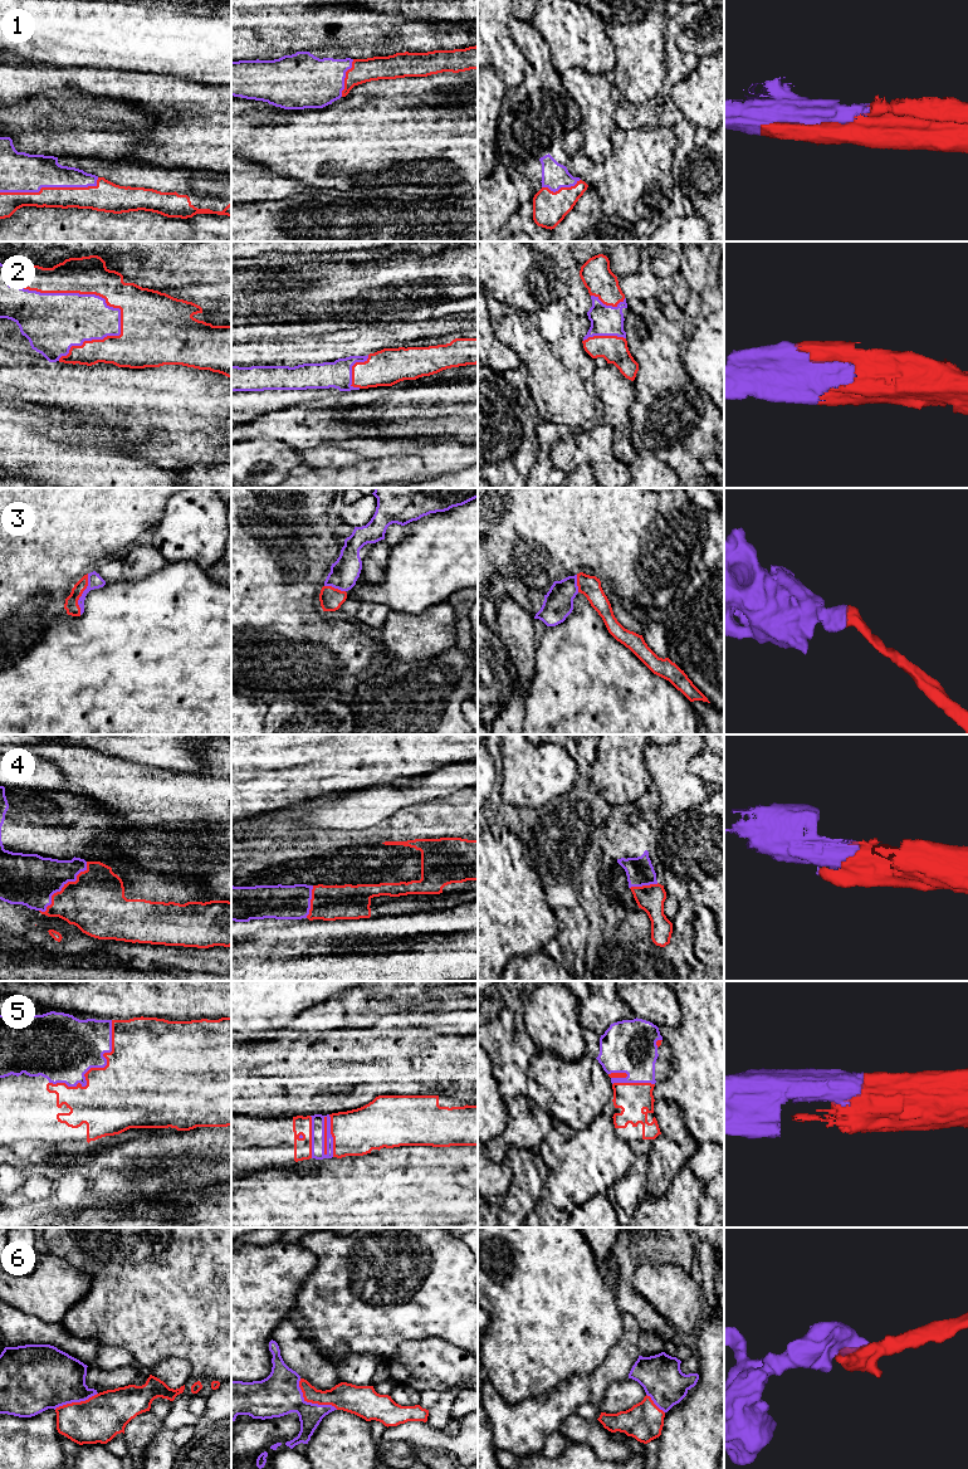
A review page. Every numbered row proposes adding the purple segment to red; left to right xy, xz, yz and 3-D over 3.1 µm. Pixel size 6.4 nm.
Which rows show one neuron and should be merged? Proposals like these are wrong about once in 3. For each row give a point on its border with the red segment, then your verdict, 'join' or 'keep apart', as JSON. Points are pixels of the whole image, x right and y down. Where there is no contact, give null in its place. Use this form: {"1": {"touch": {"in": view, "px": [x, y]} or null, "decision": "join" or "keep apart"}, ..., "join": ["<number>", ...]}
{"1": {"touch": {"in": "xy", "px": [50, 188]}, "decision": "join"}, "2": {"touch": {"in": "xy", "px": [69, 292]}, "decision": "join"}, "3": {"touch": {"in": "xy", "px": [82, 593]}, "decision": "join"}, "4": {"touch": {"in": "xy", "px": [63, 887]}, "decision": "join"}, "5": {"touch": {"in": "xy", "px": [96, 1068]}, "decision": "join"}, "6": {"touch": {"in": "xz", "px": [311, 1401]}, "decision": "join"}, "join": ["1", "2", "3", "4", "5", "6"]}

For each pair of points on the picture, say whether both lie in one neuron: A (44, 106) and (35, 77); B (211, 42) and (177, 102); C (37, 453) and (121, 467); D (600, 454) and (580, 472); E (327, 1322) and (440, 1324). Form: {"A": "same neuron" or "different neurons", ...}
{"A": "different neurons", "B": "different neurons", "C": "same neuron", "D": "different neurons", "E": "same neuron"}

